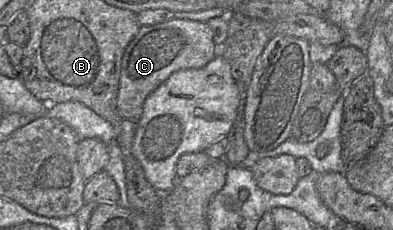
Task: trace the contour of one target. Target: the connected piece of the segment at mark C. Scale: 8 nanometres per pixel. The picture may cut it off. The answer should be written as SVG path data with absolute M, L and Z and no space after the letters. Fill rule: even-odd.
M172 18L153 25L142 25L122 57L116 98L119 115L136 123L142 115L147 96L171 74L183 69L202 68L217 54L218 47L206 22Z

